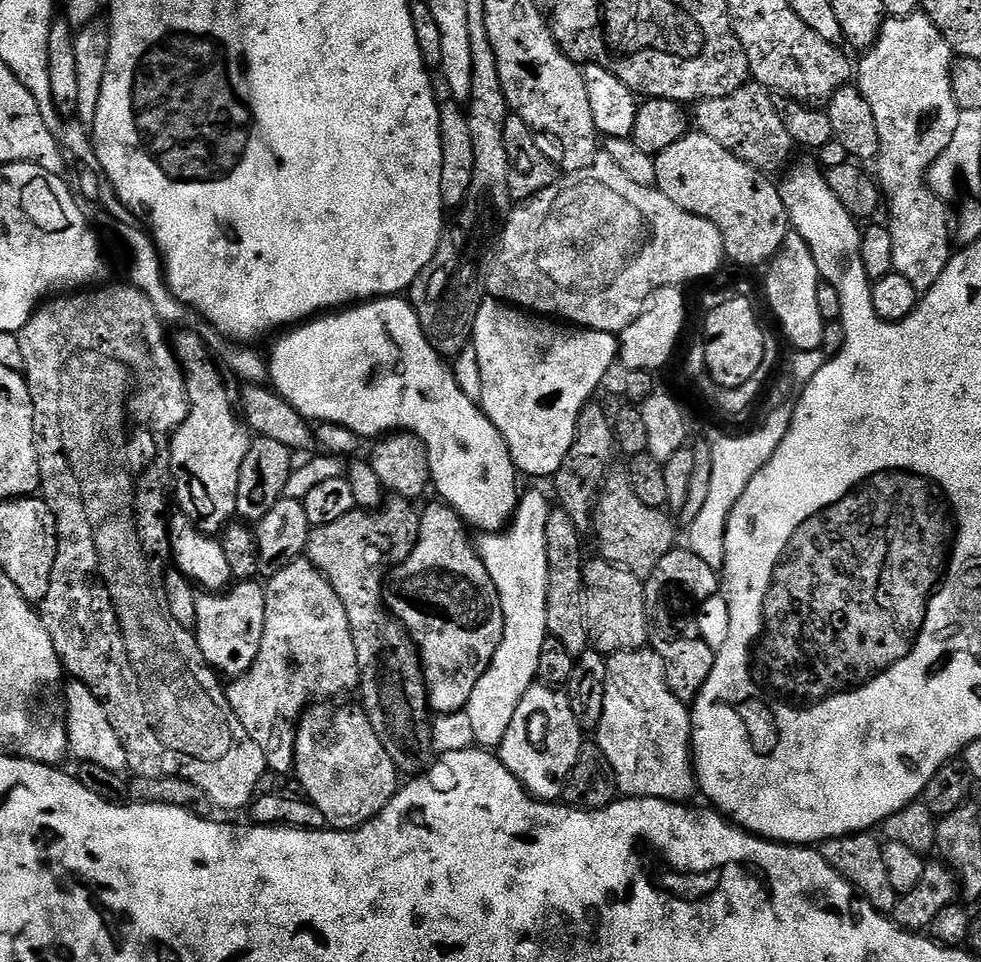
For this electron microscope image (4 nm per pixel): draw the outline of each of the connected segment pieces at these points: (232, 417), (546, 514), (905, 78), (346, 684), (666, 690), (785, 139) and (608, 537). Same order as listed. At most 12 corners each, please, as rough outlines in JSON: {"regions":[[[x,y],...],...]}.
{"regions":[[[200,336],[171,337],[188,387],[174,500],[219,537],[254,433],[242,384]],[[524,492],[478,551],[498,586],[504,637],[467,706],[476,744],[499,749],[538,680],[546,522]],[[923,11],[858,60],[894,270],[923,294],[954,255],[928,181],[958,127],[954,53]],[[307,558],[267,581],[258,658],[226,691],[271,771],[302,713],[355,693],[350,618]],[[651,647],[607,657],[594,733],[625,797],[697,791],[692,713]],[[769,89],[695,105],[695,127],[773,174],[793,140]],[[609,471],[596,503],[601,559],[646,578],[677,543],[667,511]]]}

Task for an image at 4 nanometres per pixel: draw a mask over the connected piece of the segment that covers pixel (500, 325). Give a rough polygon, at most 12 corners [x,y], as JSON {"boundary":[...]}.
{"boundary":[[486,298],[478,403],[555,477],[617,363],[611,332]]}

